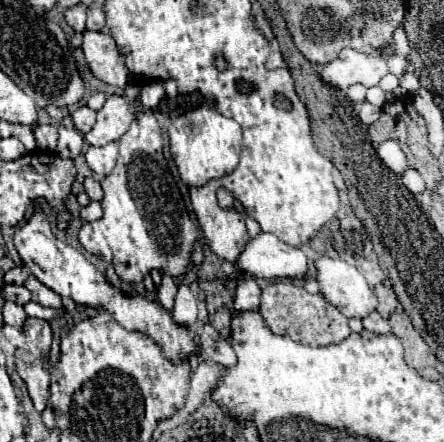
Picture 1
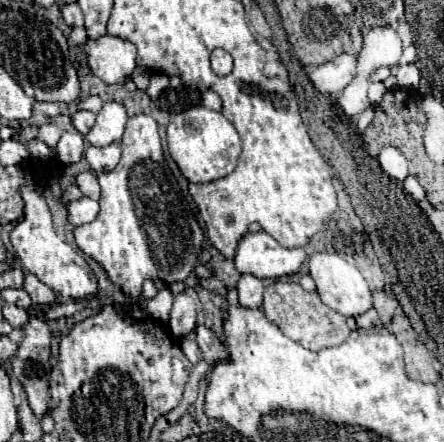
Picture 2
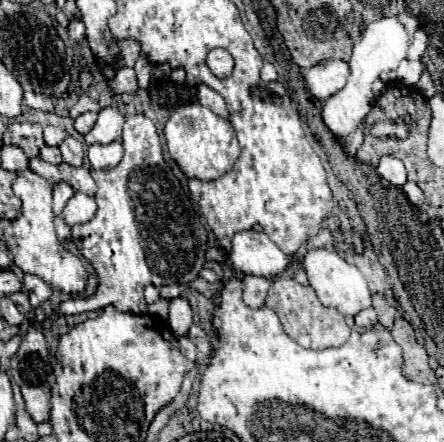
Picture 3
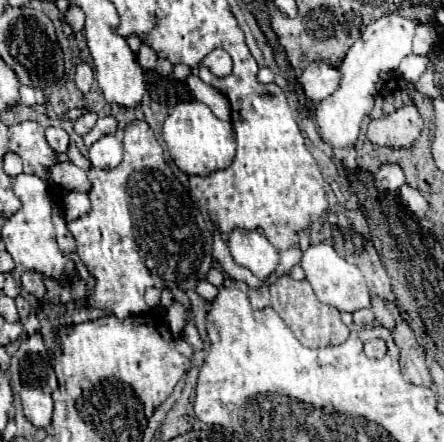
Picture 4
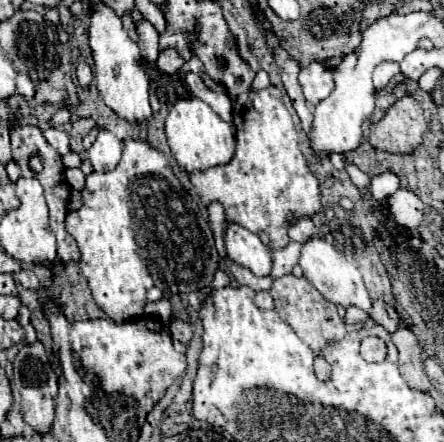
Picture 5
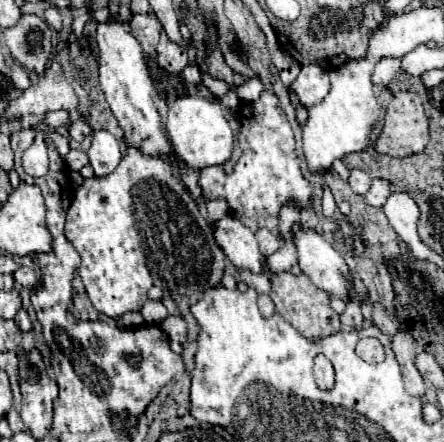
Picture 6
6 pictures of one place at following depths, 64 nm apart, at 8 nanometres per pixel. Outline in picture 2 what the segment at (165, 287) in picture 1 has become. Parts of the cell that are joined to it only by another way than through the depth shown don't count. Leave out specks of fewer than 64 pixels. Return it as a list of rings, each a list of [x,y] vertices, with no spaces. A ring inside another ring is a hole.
[[[160,290],[156,298],[152,298],[152,300],[146,302],[146,310],[148,310],[148,314],[152,314],[154,318],[158,318],[158,320],[162,320],[162,322],[166,324],[166,322],[168,322],[170,308],[172,308],[172,298],[174,298],[172,292],[168,292],[168,290]]]

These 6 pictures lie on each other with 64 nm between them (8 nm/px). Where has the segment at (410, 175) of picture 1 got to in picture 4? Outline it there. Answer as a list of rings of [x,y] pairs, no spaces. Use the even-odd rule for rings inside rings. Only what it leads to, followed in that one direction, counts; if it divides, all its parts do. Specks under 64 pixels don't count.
[[[404,184],[404,186],[400,188],[400,202],[402,202],[402,206],[410,212],[410,216],[412,216],[414,220],[424,218],[426,210],[428,210],[428,204],[426,204],[424,196],[422,196],[416,188],[410,188],[408,184]]]

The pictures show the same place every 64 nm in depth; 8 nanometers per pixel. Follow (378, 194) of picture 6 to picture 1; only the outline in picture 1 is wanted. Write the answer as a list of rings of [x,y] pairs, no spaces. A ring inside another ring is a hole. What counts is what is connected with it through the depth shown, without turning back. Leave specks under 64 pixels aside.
[[[386,140],[380,148],[378,148],[378,156],[384,162],[384,166],[388,170],[392,170],[394,174],[402,176],[408,170],[408,160],[406,154],[400,150],[400,146],[394,140]]]

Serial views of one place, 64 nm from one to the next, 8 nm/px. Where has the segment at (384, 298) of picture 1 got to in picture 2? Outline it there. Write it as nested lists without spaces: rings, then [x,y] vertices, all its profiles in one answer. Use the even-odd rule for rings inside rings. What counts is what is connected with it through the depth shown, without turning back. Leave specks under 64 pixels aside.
[[[386,290],[374,292],[374,308],[380,314],[384,326],[388,326],[392,322],[392,316],[394,316],[396,306],[398,306],[398,302],[396,302],[396,298],[394,298],[392,292],[386,292]]]

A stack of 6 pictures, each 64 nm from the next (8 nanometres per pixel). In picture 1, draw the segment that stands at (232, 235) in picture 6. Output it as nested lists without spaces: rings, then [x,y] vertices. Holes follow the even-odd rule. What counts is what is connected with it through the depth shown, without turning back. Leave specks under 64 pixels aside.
[[[258,234],[242,248],[236,266],[254,278],[302,278],[308,258],[300,248],[288,246],[272,234]]]

